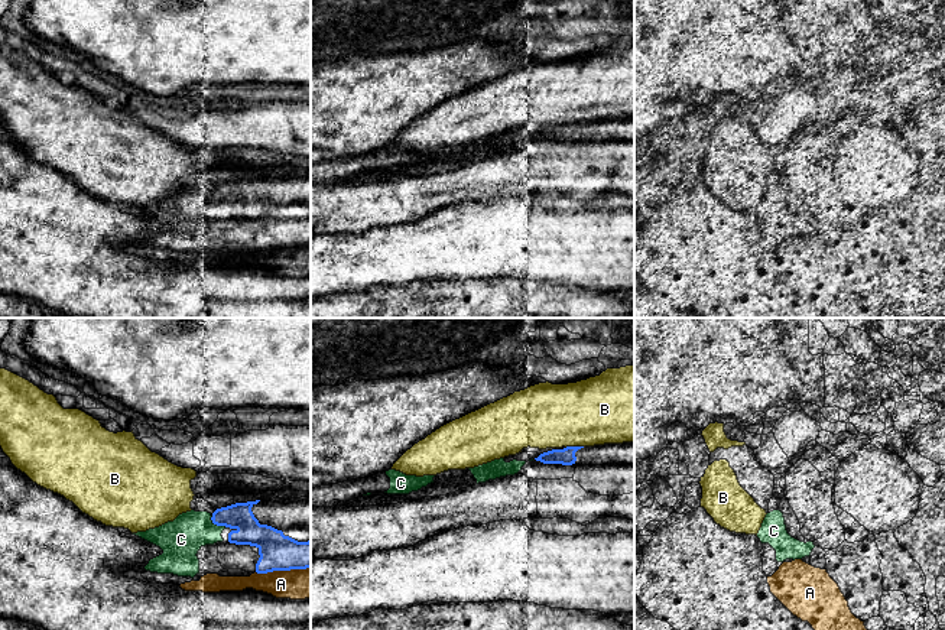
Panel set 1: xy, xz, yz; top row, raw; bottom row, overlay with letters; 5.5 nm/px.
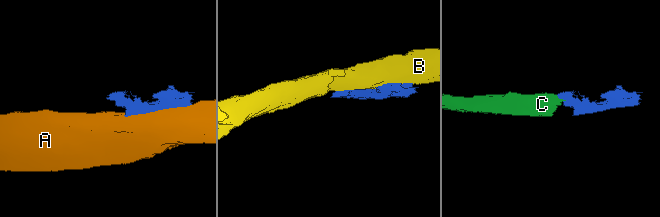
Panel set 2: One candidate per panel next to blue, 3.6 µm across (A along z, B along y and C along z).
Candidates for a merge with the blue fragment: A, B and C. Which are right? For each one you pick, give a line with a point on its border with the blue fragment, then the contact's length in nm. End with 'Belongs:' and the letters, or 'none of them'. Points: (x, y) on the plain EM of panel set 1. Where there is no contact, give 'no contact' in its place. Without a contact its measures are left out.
C: xy (217, 201) | 110 nm
Belongs: C

